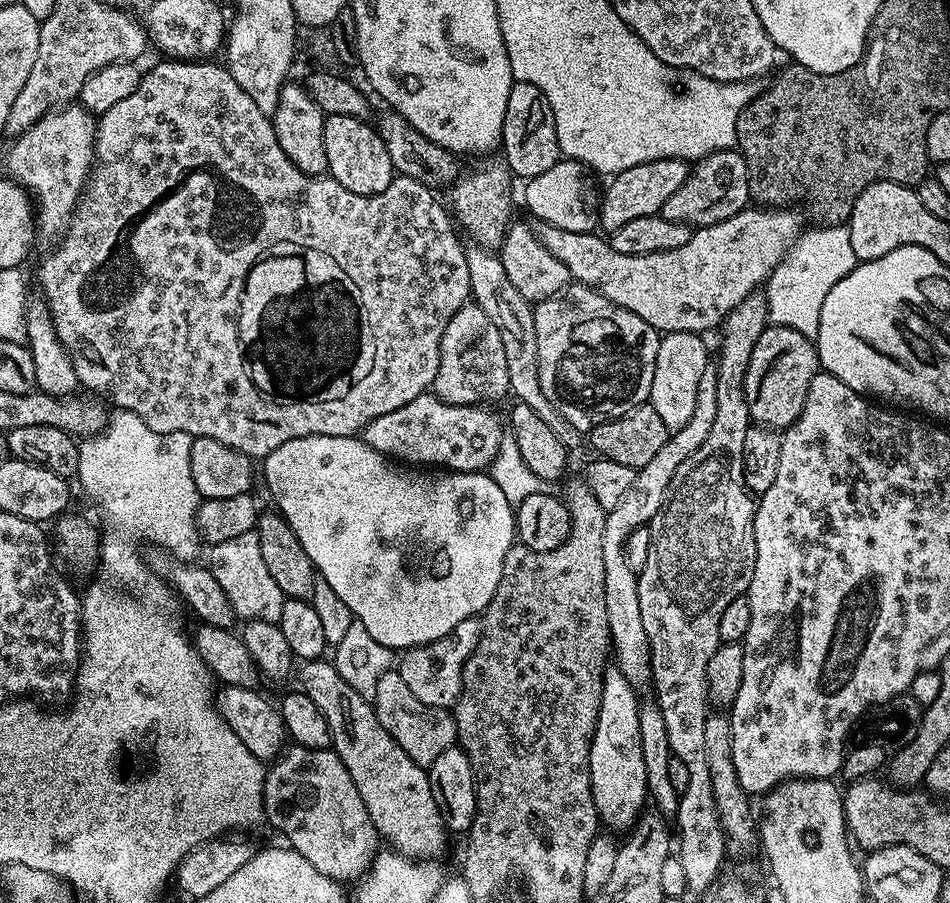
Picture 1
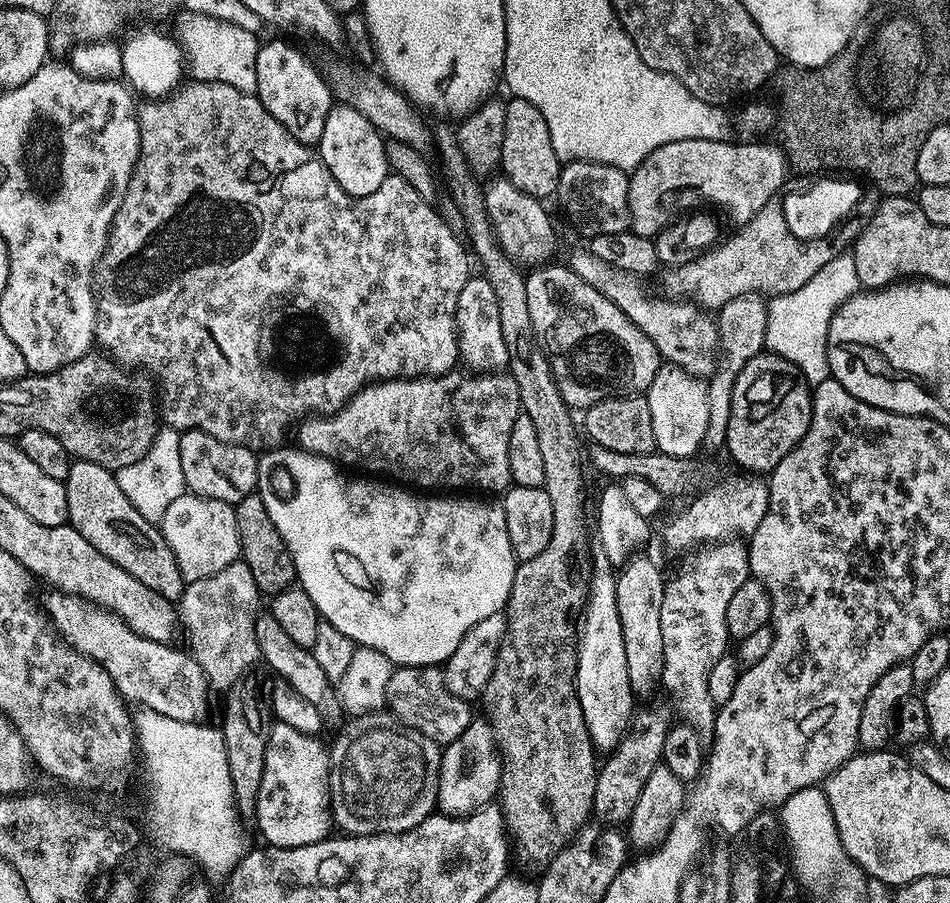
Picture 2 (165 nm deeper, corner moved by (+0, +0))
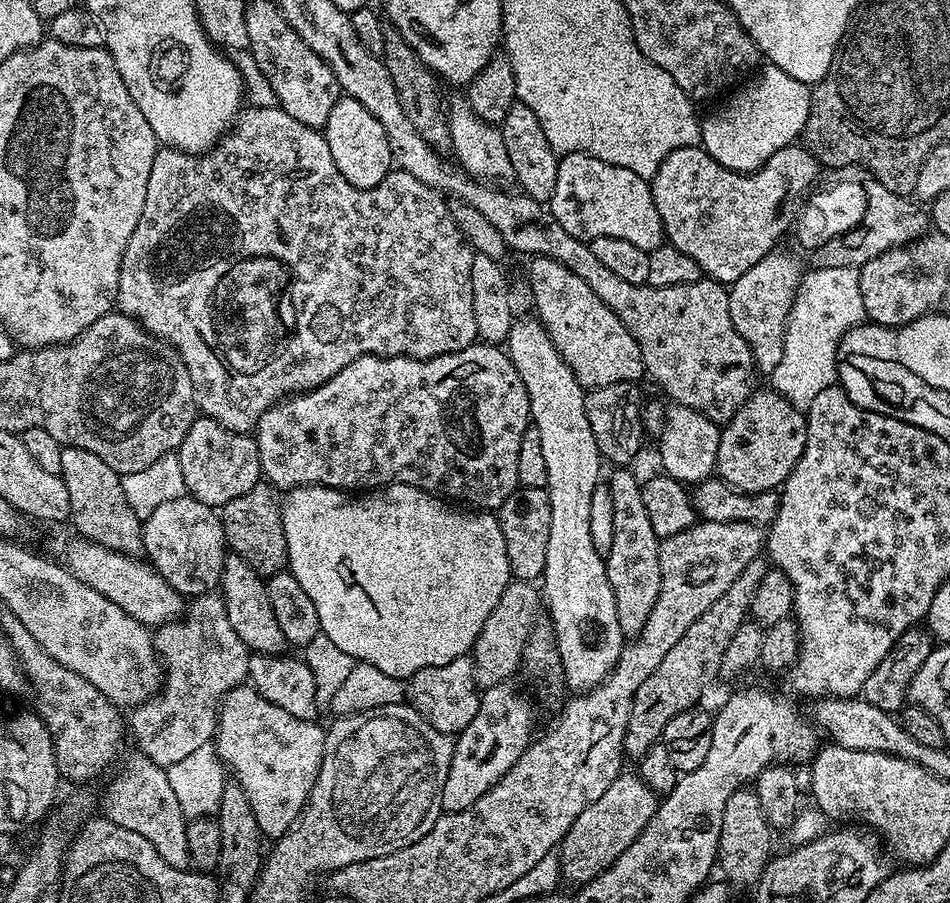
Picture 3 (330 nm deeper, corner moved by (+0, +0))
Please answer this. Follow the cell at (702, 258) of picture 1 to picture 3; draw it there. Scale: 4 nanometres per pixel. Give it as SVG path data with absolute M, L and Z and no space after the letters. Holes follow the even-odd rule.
M873 183L868 192L865 216L860 224L831 238L825 245L818 246L814 251L815 267L846 266L859 269L866 262L876 260L878 254L890 252L893 248L915 241L916 237L925 235L930 228L930 220L925 209L923 212L919 207L923 208L909 197L899 196L894 194L894 190L886 190L886 186Z

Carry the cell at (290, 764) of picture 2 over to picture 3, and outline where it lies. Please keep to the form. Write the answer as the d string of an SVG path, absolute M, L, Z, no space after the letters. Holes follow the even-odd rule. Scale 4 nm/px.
M247 682L239 684L237 688L231 688L221 700L216 718L214 747L231 779L242 786L246 802L250 802L250 810L254 810L254 818L260 827L261 837L285 836L292 823L303 812L308 795L314 790L318 770L322 770L326 732L318 725L316 720L294 718L294 714L286 714L286 710L274 706L274 702L266 702L266 698L262 698L262 694L258 694Z

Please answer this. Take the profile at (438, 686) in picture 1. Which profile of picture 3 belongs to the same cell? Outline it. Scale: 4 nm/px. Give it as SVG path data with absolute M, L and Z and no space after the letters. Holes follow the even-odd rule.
M513 579L502 590L502 598L498 598L498 606L490 610L490 618L482 626L472 647L470 659L477 689L511 681L512 675L518 672L524 658L524 647L532 633L532 627L538 622L536 614L542 610L542 596L535 583L527 580Z

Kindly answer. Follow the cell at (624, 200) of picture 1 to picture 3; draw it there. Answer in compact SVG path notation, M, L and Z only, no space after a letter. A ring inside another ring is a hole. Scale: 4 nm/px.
M796 144L778 149L773 156L771 153L759 167L749 171L749 176L744 173L747 171L714 162L700 146L666 154L650 183L667 243L694 258L709 280L730 286L742 278L754 262L779 245L776 243L784 232L779 220L784 199L792 191L807 193L816 180L816 160L807 148Z

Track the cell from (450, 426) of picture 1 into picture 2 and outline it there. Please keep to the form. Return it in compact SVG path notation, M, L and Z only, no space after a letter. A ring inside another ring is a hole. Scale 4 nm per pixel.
M460 370L445 372L442 376L431 378L397 378L383 382L373 382L362 388L344 407L331 414L320 414L315 418L307 419L300 427L299 447L306 452L313 452L325 456L327 460L334 460L341 466L353 464L353 469L363 470L368 474L379 474L384 478L391 478L396 482L403 482L408 486L415 486L420 490L476 490L481 488L481 493L503 493L512 484L510 474L510 430L514 427L514 418L521 412L518 382L510 374L465 374Z

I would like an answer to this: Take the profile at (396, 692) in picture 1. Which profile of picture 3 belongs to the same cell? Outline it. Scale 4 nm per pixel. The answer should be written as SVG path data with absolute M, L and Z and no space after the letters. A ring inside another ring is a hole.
M459 656L446 666L430 666L418 670L407 681L406 700L423 720L430 722L434 730L459 734L463 728L470 726L480 705L480 692L476 687L471 659Z

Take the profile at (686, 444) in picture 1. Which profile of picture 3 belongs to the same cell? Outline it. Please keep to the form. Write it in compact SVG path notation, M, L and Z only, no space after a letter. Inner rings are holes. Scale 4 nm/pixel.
M780 251L768 252L758 262L754 262L754 266L750 266L750 270L746 270L746 274L742 274L742 278L735 280L728 288L730 322L734 322L734 330L738 330L738 334L742 334L742 338L746 338L757 365L768 363L768 366L772 366L782 358L784 331L788 325L788 315L792 309L796 291L800 285L802 267L800 268L799 262L790 253Z

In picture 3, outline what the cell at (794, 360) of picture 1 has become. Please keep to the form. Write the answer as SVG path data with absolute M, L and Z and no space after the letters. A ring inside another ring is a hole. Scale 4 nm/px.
M753 391L720 429L715 475L740 492L771 492L779 489L794 470L806 446L808 418L781 392Z

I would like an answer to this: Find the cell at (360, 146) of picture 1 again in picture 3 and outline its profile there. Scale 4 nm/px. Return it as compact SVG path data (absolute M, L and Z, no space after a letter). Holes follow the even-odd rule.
M341 95L340 100L334 102L334 110L330 110L330 118L325 122L322 131L326 142L330 146L330 158L334 158L334 166L338 166L342 178L346 178L346 182L350 182L350 186L373 188L378 186L378 182L382 182L382 178L386 178L389 172L393 171L394 165L390 154L390 145L386 138L386 131L378 122L378 119L374 118L370 111L362 106L362 102L358 102L354 97Z

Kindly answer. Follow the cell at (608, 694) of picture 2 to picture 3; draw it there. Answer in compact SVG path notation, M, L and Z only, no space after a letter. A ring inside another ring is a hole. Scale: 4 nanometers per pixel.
M524 314L513 319L506 351L510 362L518 370L518 378L522 378L526 386L530 402L530 424L538 430L538 438L542 442L542 458L546 462L550 498L550 542L546 546L546 566L542 577L542 604L546 612L548 610L552 615L550 623L556 635L558 654L562 658L565 685L569 689L572 687L571 691L576 694L588 692L612 673L624 649L626 637L618 626L608 565L605 557L594 550L594 542L590 538L590 498L594 498L594 490L601 483L602 457L598 442L594 442L594 430L590 430L590 418L586 418L586 389L574 378L570 366L566 366L550 334L535 315Z

